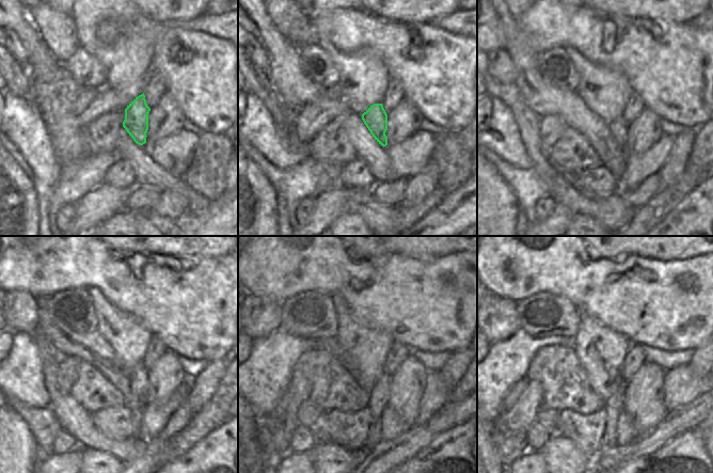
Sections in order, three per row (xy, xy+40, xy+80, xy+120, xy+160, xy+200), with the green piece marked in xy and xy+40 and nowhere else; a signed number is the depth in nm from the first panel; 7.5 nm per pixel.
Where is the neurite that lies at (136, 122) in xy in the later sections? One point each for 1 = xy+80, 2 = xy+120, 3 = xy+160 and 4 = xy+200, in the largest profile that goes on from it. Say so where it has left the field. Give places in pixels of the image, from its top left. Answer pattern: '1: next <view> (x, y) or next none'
1: next xy+80 (617, 127)
2: next xy+120 (139, 375)
3: next xy+160 (378, 399)
4: next xy+200 (615, 405)

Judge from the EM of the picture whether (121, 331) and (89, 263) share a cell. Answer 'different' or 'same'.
different

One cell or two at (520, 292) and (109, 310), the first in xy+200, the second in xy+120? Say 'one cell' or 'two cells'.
two cells

